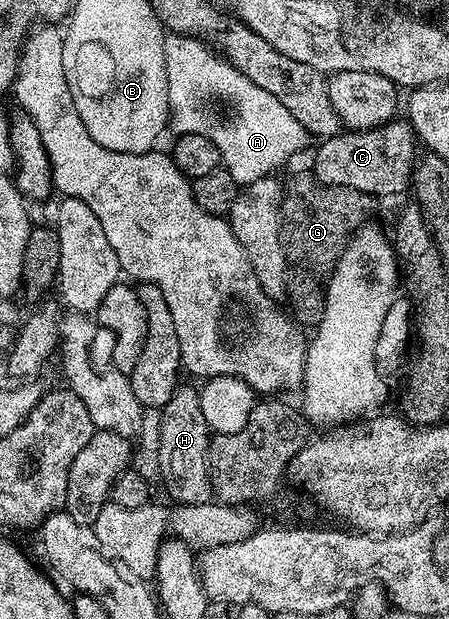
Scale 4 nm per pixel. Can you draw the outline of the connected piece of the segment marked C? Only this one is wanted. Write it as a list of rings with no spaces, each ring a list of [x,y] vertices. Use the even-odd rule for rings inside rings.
[[[392,119],[375,129],[362,131],[344,131],[335,137],[329,137],[318,142],[319,150],[315,153],[315,180],[323,185],[338,185],[340,189],[356,189],[362,193],[370,193],[376,199],[391,197],[394,193],[408,192],[413,181],[413,174],[417,164],[417,136],[410,120]]]

